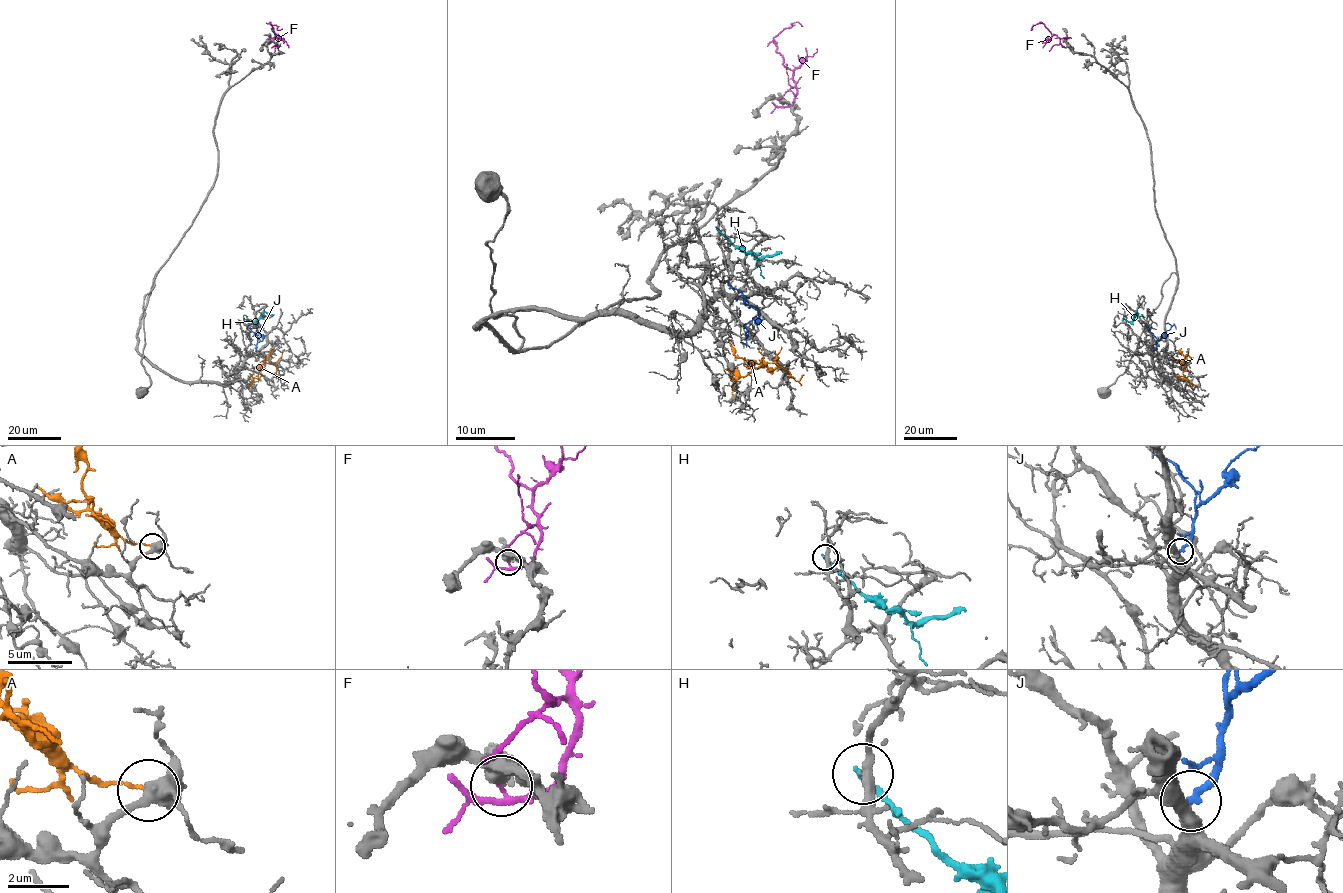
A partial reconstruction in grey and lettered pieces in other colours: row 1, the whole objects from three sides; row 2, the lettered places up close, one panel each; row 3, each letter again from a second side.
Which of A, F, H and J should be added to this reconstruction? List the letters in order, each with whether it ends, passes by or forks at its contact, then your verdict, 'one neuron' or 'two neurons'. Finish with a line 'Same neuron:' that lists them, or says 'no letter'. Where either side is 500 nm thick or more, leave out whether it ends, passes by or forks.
A: it ends; two neurons
F: it passes by; two neurons
H: it ends; two neurons
J: it ends; one neuron
Same neuron: J

